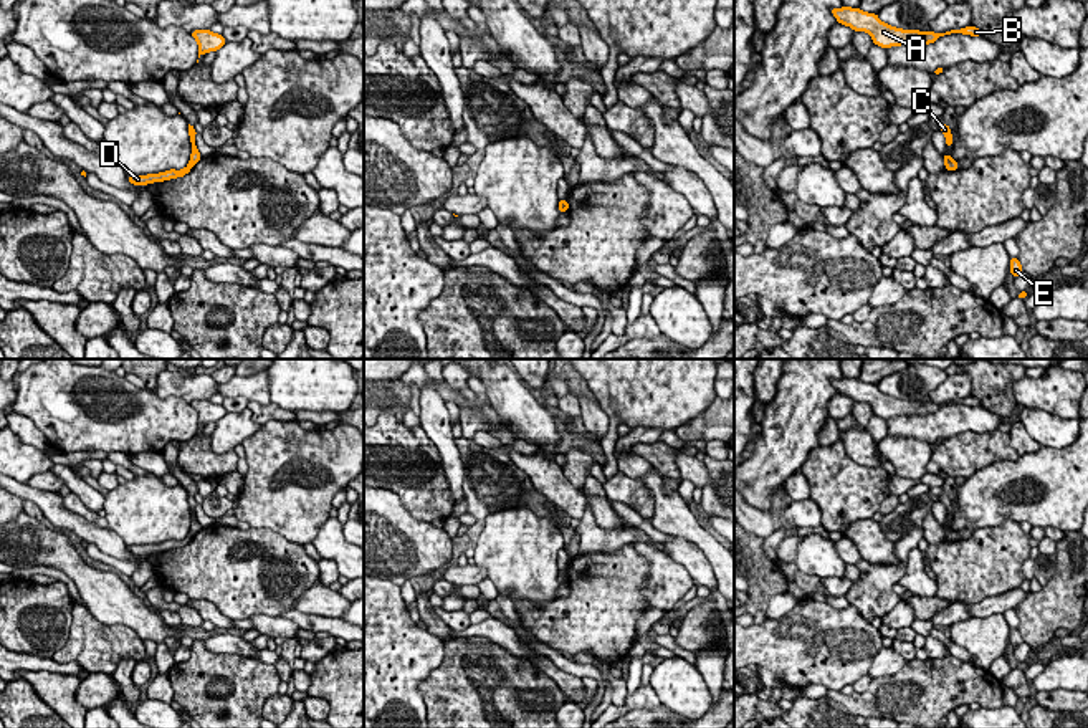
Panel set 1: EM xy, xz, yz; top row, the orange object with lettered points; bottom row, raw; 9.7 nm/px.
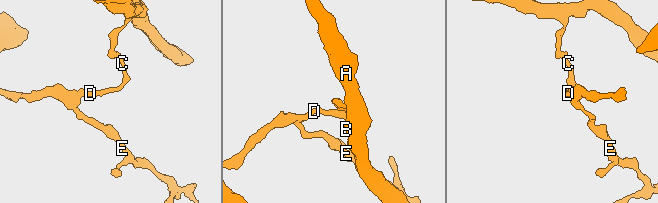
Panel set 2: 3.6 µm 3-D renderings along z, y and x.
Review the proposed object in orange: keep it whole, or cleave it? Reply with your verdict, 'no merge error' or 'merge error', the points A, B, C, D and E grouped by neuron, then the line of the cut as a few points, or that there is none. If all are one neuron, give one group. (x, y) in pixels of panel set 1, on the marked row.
merge error | A B C / D E | xz (561, 201), (564, 210)

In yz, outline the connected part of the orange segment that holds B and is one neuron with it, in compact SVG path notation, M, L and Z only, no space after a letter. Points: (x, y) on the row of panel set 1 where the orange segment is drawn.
M842 7L842 8L830 8L830 12L840 25L847 25L853 31L870 33L873 38L873 45L878 45L881 48L891 48L891 46L900 46L900 45L908 45L908 46L923 45L924 46L951 33L982 36L982 31L972 25L938 35L931 30L923 33L919 30L901 30L891 25L886 25L878 18L876 13L866 13L860 8Z

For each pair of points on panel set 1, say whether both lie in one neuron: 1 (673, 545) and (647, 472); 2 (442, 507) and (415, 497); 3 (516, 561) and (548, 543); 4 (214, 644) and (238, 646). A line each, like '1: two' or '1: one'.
1: two
2: one
3: one
4: one

